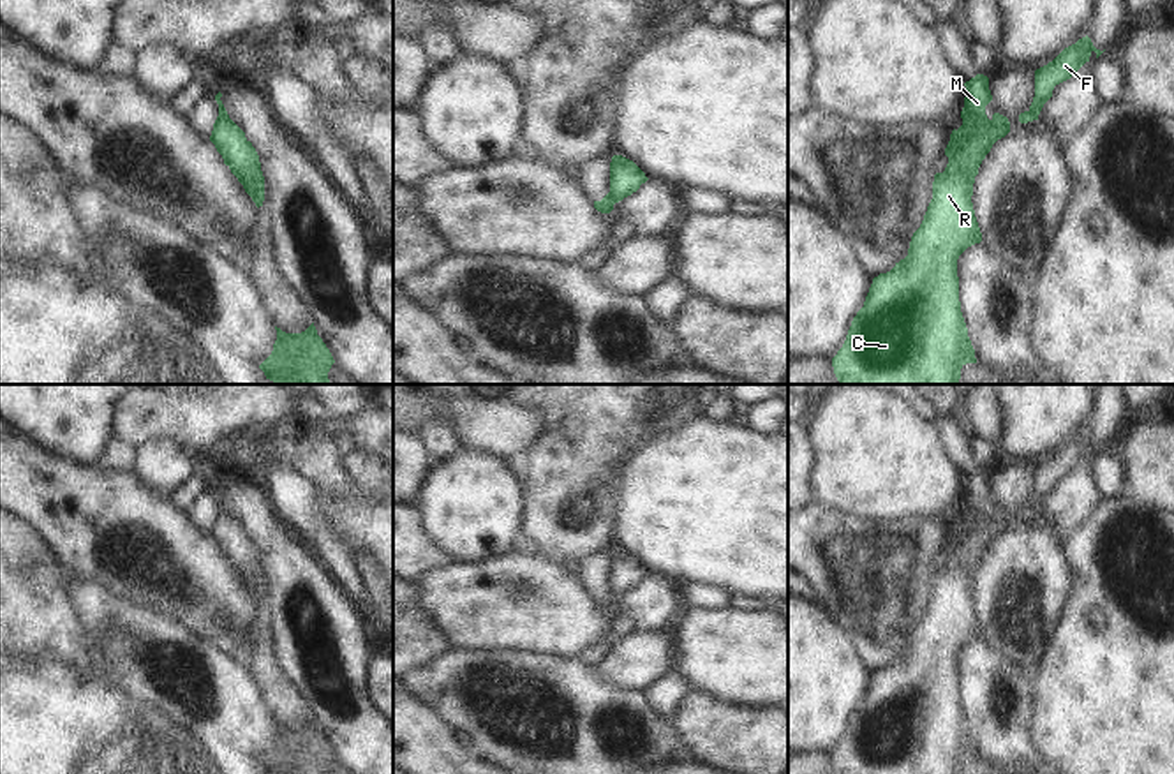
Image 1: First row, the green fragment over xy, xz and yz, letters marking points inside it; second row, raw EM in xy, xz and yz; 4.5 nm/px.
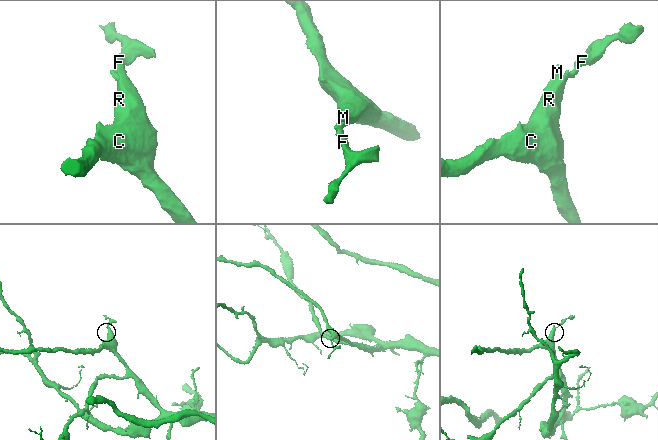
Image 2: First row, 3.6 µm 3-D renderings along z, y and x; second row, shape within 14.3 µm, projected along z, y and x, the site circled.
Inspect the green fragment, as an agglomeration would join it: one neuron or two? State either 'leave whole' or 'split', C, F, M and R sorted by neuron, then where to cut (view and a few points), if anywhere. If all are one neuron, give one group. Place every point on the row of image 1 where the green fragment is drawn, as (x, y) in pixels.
split; C M R / F; cut in yz along (991, 120), (1009, 129)

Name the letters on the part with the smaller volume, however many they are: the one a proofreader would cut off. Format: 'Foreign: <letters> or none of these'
Foreign: F

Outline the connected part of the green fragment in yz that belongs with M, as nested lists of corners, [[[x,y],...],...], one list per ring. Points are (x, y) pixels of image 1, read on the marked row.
[[[977,74],[964,83],[962,125],[945,148],[948,164],[934,175],[933,199],[913,233],[908,256],[873,279],[864,307],[857,312],[846,340],[832,358],[839,384],[959,384],[961,368],[977,363],[961,312],[957,259],[982,242],[971,196],[975,176],[992,145],[1010,129],[999,129],[985,115],[992,100],[989,78]]]

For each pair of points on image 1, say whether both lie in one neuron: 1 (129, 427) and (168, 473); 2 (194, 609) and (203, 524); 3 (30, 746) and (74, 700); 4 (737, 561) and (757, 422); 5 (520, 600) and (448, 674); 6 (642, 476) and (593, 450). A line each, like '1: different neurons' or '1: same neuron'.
1: different neurons
2: different neurons
3: same neuron
4: different neurons
5: different neurons
6: different neurons

